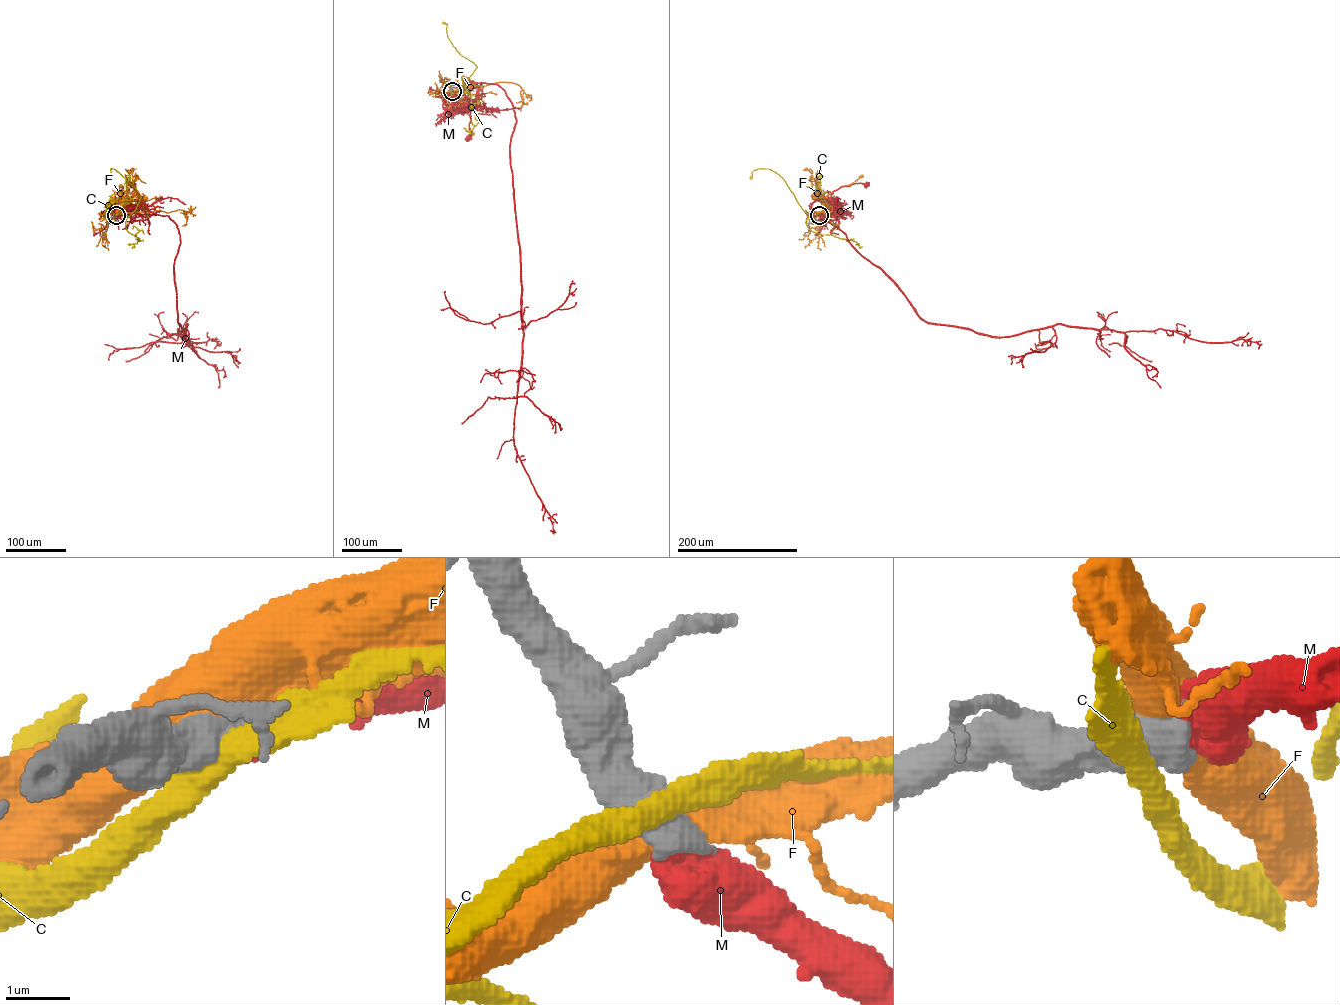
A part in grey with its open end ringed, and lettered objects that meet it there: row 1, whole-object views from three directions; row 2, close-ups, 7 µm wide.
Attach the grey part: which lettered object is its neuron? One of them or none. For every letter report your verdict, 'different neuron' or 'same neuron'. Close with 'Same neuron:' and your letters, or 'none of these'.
C: different neuron
F: different neuron
M: same neuron
Same neuron: M

